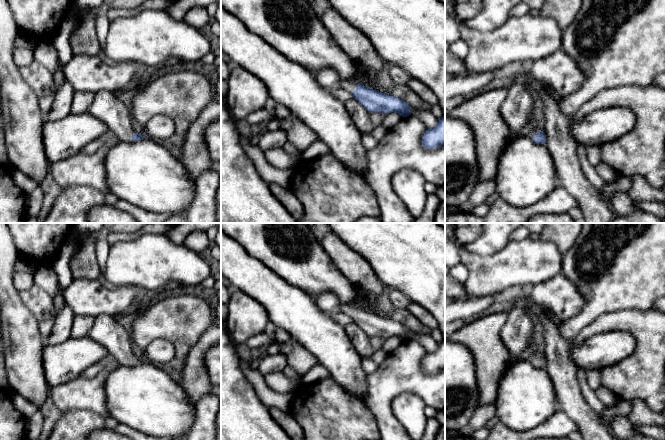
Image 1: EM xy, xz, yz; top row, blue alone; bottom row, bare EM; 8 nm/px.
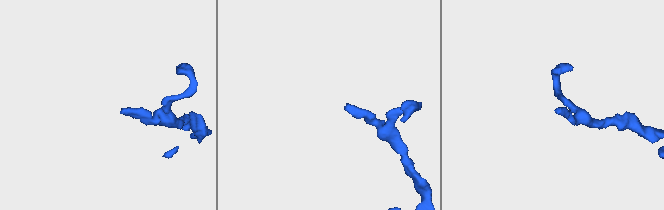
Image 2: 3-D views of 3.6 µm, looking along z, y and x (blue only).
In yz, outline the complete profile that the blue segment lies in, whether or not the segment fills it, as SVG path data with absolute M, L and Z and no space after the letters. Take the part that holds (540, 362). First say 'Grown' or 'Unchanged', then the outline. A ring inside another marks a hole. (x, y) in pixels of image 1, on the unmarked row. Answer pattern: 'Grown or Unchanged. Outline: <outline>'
Grown. Outline: M536 351L531 352L529 361L537 368L545 368L546 367L545 357Z

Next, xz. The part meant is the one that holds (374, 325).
Grown. Outline: M341 305L339 310L350 316L353 322L360 326L369 336L379 336L382 338L395 336L402 341L410 339L411 330L400 322L381 317L373 312L355 308L351 305Z

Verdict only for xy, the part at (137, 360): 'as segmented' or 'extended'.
extended

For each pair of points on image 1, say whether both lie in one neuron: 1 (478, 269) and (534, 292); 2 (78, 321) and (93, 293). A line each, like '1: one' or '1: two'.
1: two
2: two

